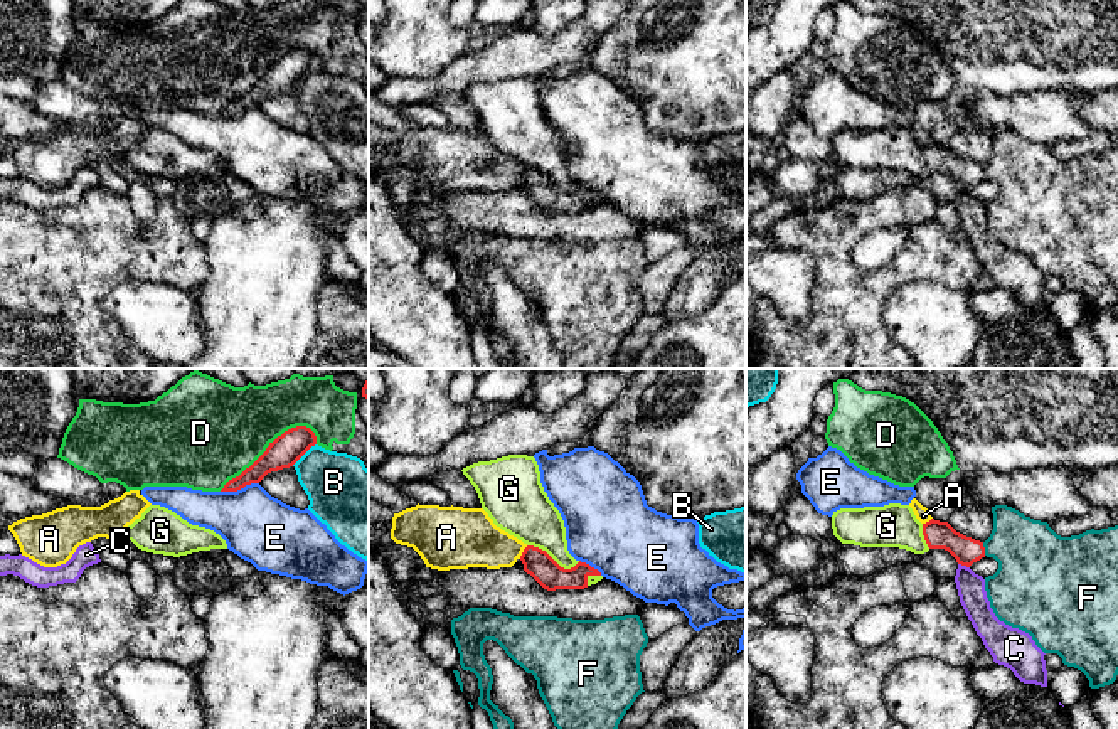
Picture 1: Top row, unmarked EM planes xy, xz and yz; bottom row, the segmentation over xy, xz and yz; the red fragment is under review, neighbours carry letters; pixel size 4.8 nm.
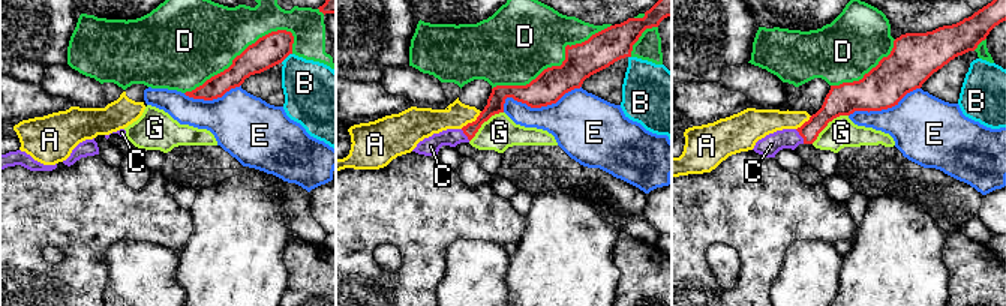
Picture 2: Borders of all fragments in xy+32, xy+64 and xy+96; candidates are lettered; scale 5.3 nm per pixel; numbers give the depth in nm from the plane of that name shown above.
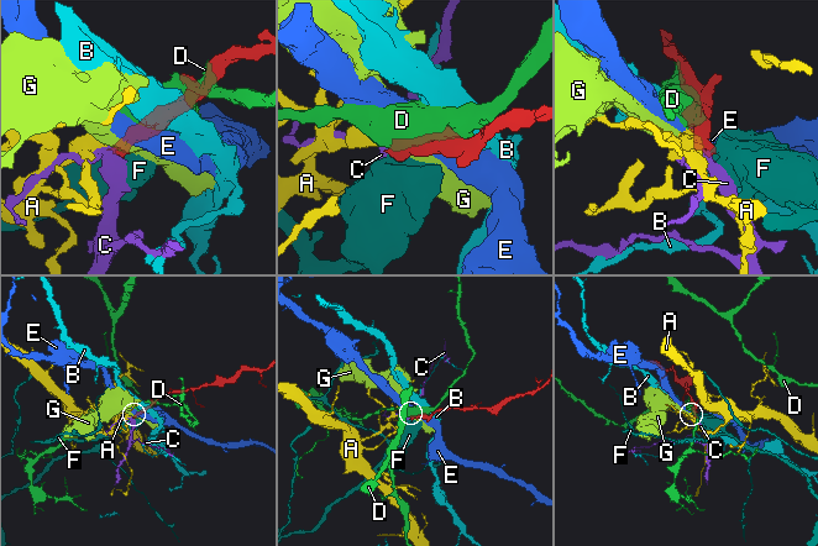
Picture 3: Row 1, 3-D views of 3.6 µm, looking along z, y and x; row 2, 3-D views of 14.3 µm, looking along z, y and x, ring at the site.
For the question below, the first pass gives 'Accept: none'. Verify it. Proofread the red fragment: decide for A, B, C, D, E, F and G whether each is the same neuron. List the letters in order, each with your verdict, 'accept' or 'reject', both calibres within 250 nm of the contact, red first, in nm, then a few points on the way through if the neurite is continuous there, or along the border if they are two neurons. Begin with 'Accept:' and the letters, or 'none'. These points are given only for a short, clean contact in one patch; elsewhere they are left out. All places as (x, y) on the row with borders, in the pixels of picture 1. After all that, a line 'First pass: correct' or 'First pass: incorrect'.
Accept: C
A: reject; 140 nm thick on the red side, 260 nm on the other; border along xz (527, 546), (519, 558)
B: reject; 150 nm thick on the red side, 320 nm on the other; border along xy (315, 443), (292, 465)
C: accept; 130 nm thick on the red side, 130 nm on the other; runs through yz (936, 534), (963, 556), (963, 564), (963, 574), (970, 586)
D: reject; 150 nm thick on the red side, 440 nm on the other
E: reject; 140 nm thick on the red side, 320 nm on the other
F: reject; 130 nm thick on the red side, 360 nm on the other; border along yz (982, 542), (985, 554)
G: reject; 140 nm thick on the red side, 260 nm on the other; border along xz (527, 544), (544, 549), (564, 568), (573, 568), (580, 561)
First pass: incorrect

